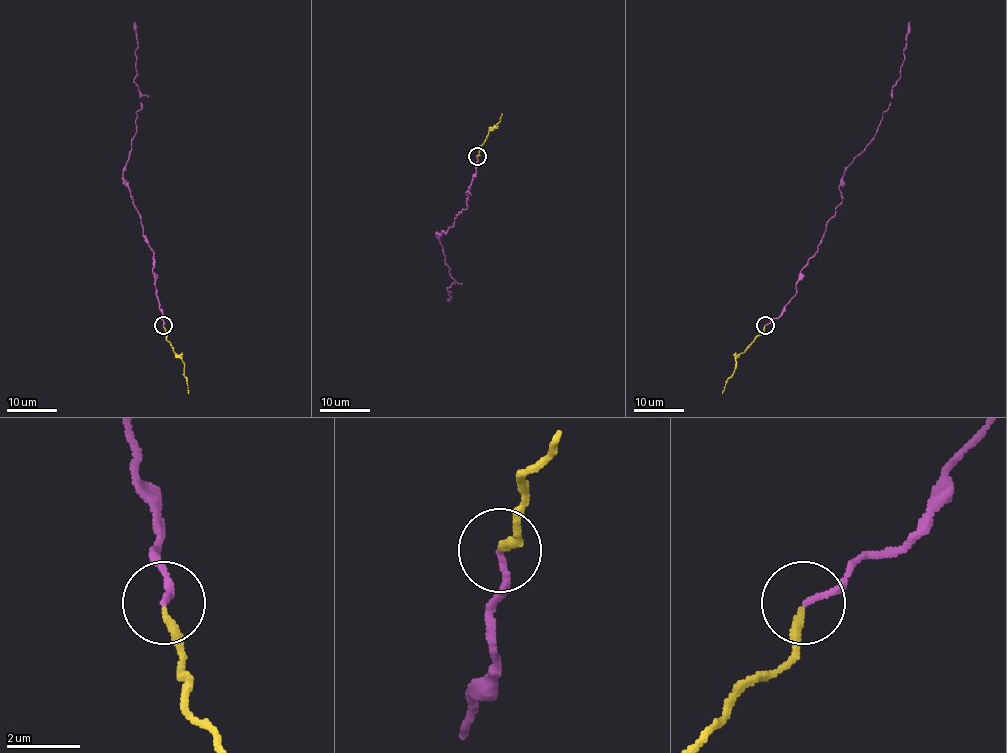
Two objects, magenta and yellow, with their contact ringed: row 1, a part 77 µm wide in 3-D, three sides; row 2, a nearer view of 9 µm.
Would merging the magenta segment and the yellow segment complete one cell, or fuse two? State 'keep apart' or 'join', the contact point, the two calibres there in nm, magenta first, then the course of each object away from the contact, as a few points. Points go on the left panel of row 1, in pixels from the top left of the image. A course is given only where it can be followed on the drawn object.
join; place (163, 325); calibres 140 and 240 nm; course magenta (163, 325), (153, 252), (123, 177), (141, 107), (134, 79), (135, 21); course yellow (163, 326), (167, 340), (184, 369), (188, 394)

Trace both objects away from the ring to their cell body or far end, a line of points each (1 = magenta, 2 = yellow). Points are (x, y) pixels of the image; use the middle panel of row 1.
1: (476, 156), (466, 208), (446, 234), (442, 230), (436, 234), (455, 281), (447, 289), (449, 301)
2: (476, 156), (494, 127), (498, 127), (502, 113)

